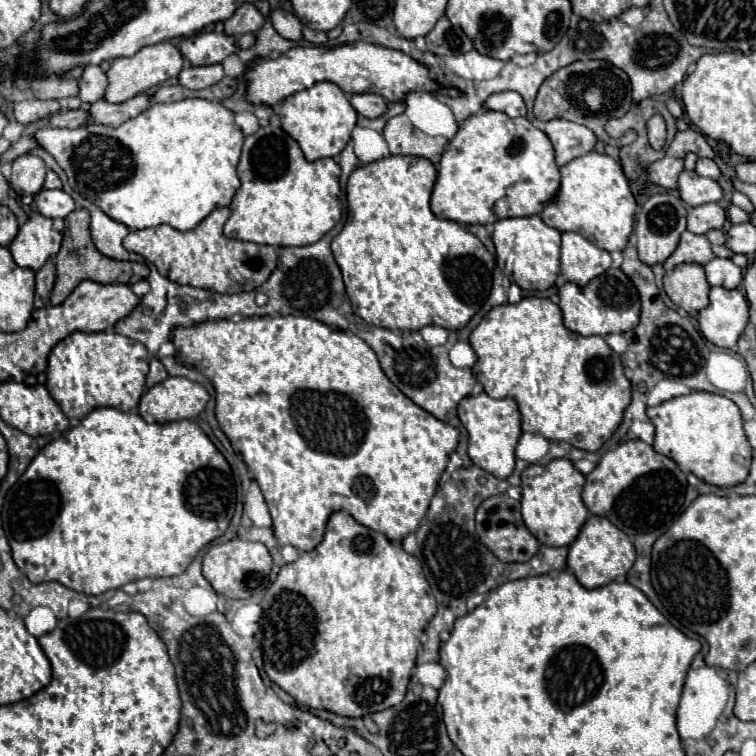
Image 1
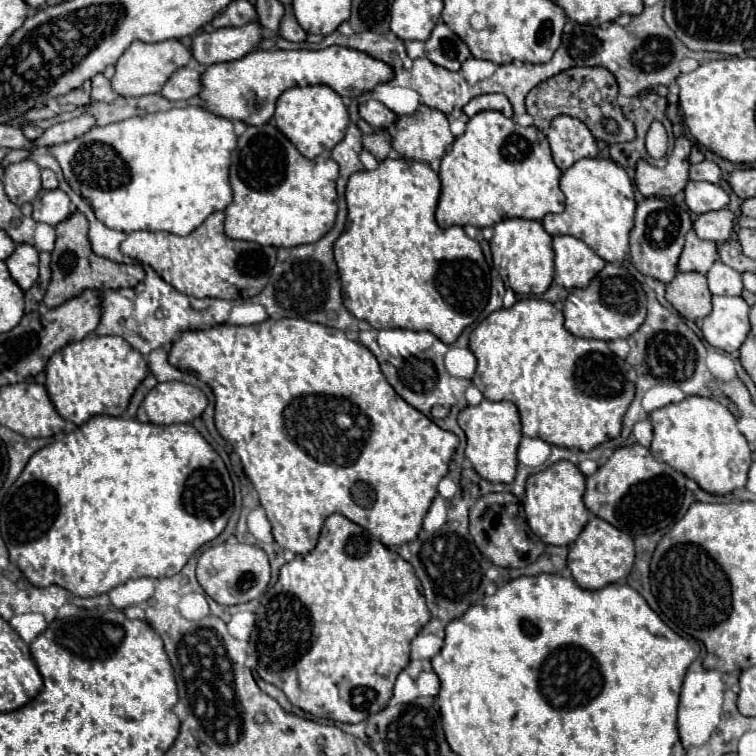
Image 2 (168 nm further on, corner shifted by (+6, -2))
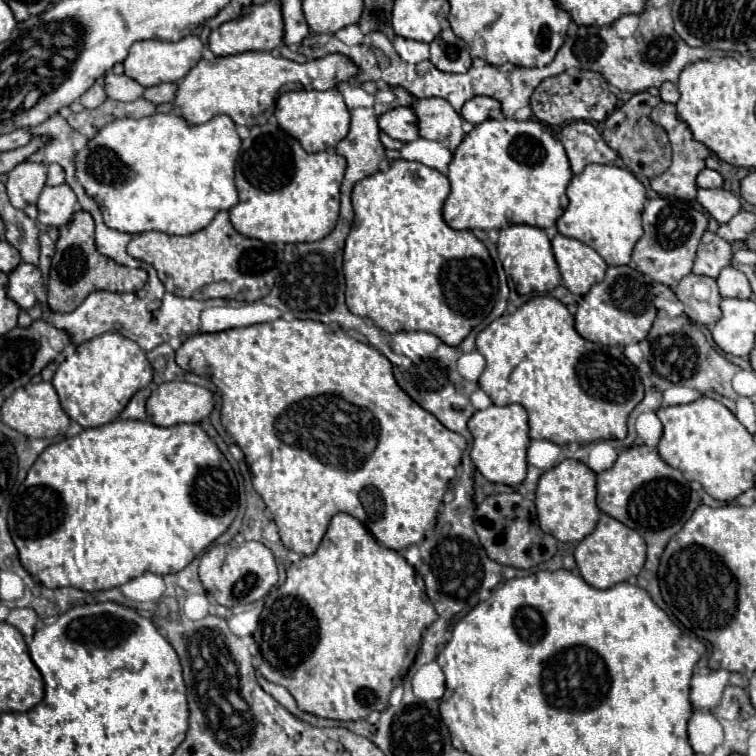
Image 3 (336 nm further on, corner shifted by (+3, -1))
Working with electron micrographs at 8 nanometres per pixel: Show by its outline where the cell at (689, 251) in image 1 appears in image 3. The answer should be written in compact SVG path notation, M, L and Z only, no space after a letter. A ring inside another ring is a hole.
M706 231L700 247L698 247L698 257L694 261L694 273L696 275L708 275L708 277L718 277L724 267L730 265L732 259L732 247L728 241L718 237L716 233Z

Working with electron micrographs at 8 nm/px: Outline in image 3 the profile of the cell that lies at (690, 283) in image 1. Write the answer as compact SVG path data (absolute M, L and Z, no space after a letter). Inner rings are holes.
M690 273L674 289L676 297L684 303L684 313L700 325L714 325L720 317L720 293L712 277Z

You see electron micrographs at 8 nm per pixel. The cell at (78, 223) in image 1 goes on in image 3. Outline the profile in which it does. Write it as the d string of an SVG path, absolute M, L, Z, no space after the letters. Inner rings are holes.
M86 211L72 215L70 223L60 227L60 237L56 241L56 253L52 257L52 269L48 279L48 307L58 313L70 313L76 309L92 291L114 291L114 293L138 293L146 285L144 269L130 269L118 265L110 257L104 257L94 247L94 219Z

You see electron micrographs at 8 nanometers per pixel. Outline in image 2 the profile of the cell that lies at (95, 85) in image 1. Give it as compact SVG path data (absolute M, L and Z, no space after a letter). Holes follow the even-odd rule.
M103 74L91 78L91 102L113 102L117 94L111 90L109 80Z

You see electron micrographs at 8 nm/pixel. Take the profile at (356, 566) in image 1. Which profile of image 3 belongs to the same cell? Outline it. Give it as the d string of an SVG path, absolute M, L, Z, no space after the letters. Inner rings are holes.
M348 513L332 517L316 553L292 563L286 583L272 589L264 601L260 615L260 651L272 665L272 671L264 677L286 687L302 711L338 721L366 719L372 711L384 711L388 707L392 689L402 683L420 651L422 631L438 619L414 567L410 567L398 551L382 547L372 533Z

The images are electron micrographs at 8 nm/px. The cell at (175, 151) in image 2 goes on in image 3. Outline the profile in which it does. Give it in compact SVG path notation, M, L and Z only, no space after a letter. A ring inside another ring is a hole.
M154 113L152 117L142 117L142 119L112 121L104 129L100 129L98 135L90 139L86 149L78 151L78 155L76 155L76 177L78 177L80 185L88 191L88 195L100 205L100 211L104 215L104 223L110 229L130 233L130 235L138 235L144 231L162 231L166 235L192 235L200 229L204 229L216 217L218 211L228 211L238 203L238 193L236 193L236 185L234 185L234 165L236 165L238 151L240 151L240 137L236 133L234 121L226 115L216 115L216 117L212 117L212 121L202 123L202 125L186 125L186 121L176 113Z

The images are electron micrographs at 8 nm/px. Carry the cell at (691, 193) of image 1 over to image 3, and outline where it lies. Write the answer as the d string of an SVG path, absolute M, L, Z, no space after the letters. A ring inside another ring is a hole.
M698 189L698 203L718 223L728 223L736 213L740 213L740 199L724 189Z

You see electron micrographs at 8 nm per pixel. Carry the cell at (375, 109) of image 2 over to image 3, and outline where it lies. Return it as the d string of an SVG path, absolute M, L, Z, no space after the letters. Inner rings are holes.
M398 107L392 111L386 111L380 119L380 129L384 133L388 133L392 139L398 141L416 141L418 135L418 121L416 121L416 113L412 113L412 107Z

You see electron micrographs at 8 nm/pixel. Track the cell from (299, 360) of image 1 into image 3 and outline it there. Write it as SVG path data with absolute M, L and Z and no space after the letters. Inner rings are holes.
M276 319L270 323L238 327L238 329L222 331L222 333L212 333L212 335L208 335L208 333L192 335L176 351L176 363L184 371L190 371L190 373L196 373L202 377L210 377L214 381L214 385L222 391L222 401L224 401L222 403L222 425L234 437L236 445L244 451L246 463L252 473L252 485L254 485L256 493L264 499L270 513L274 515L274 523L278 525L280 539L286 549L292 549L294 553L300 553L300 555L312 555L318 549L318 545L328 529L330 519L340 511L362 521L368 527L368 531L378 539L380 545L394 549L394 551L402 551L410 545L420 543L424 539L424 533L428 529L436 527L438 507L440 507L442 497L448 489L448 483L456 479L456 465L460 463L462 453L466 449L466 439L460 433L446 429L432 413L428 413L416 401L412 401L396 383L394 373L392 373L392 363L380 351L376 351L372 345L364 345L364 343L352 339L344 329L334 329L320 321Z

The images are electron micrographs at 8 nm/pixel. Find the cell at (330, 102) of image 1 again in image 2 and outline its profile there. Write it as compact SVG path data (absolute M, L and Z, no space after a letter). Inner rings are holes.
M313 84L313 86L295 86L285 90L277 100L275 110L275 122L277 128L295 144L295 148L309 160L323 152L331 152L335 144L339 144L345 136L345 130L349 126L349 114L341 100L341 96L325 86L325 84Z

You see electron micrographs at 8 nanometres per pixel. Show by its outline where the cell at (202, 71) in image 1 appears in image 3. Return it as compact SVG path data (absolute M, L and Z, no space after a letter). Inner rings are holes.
M164 83L164 85L148 87L142 97L146 101L152 101L154 105L160 105L160 103L170 103L174 99L174 93L176 93L176 85L174 83Z

